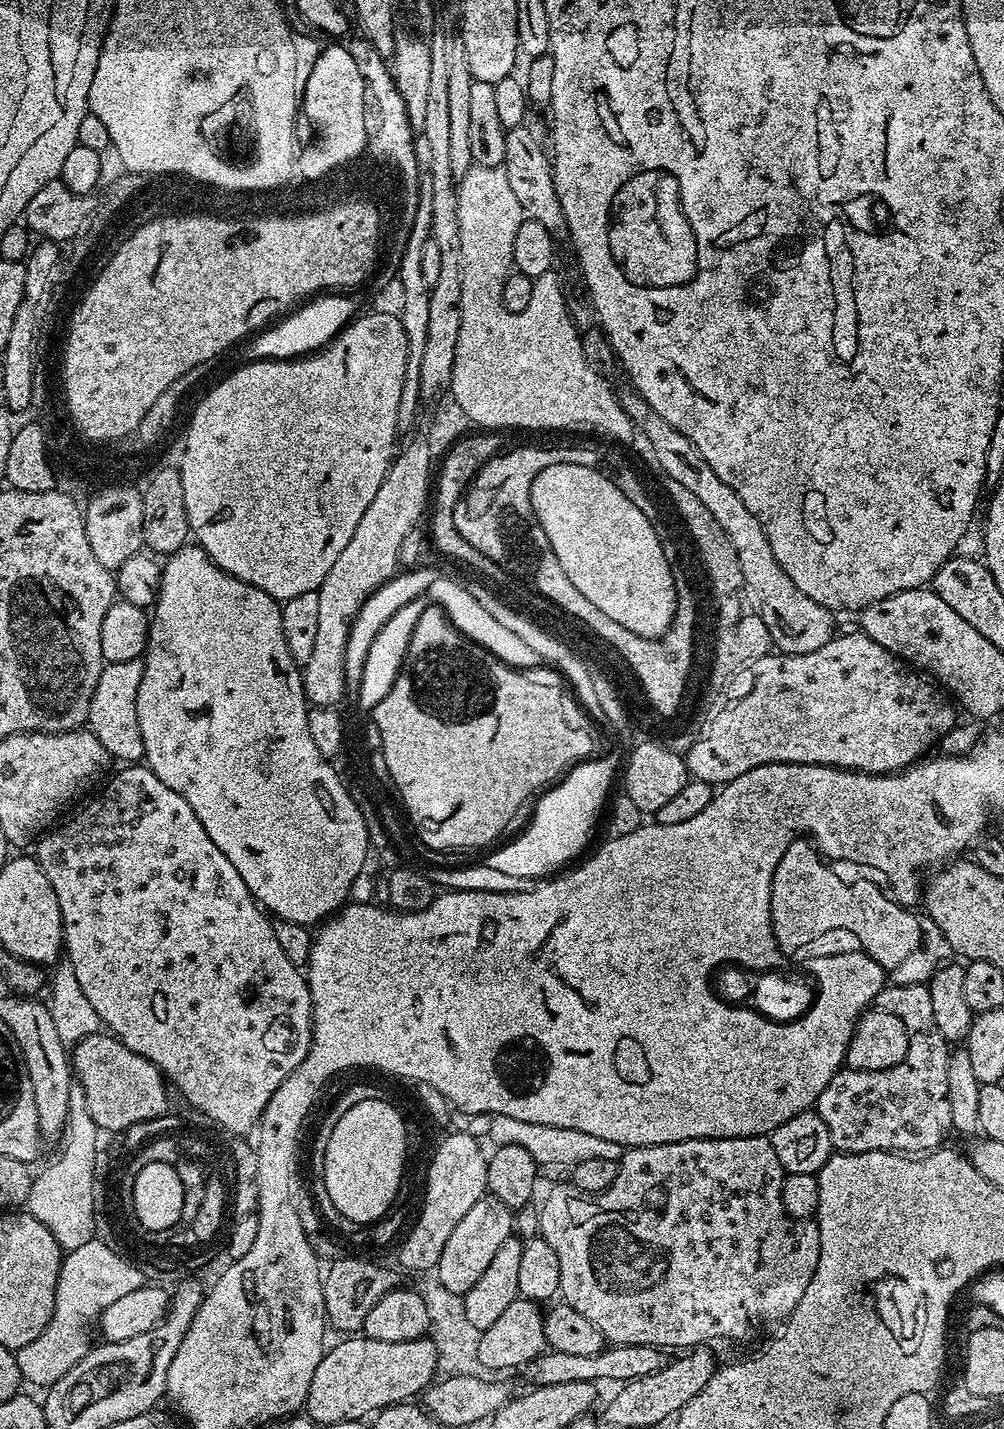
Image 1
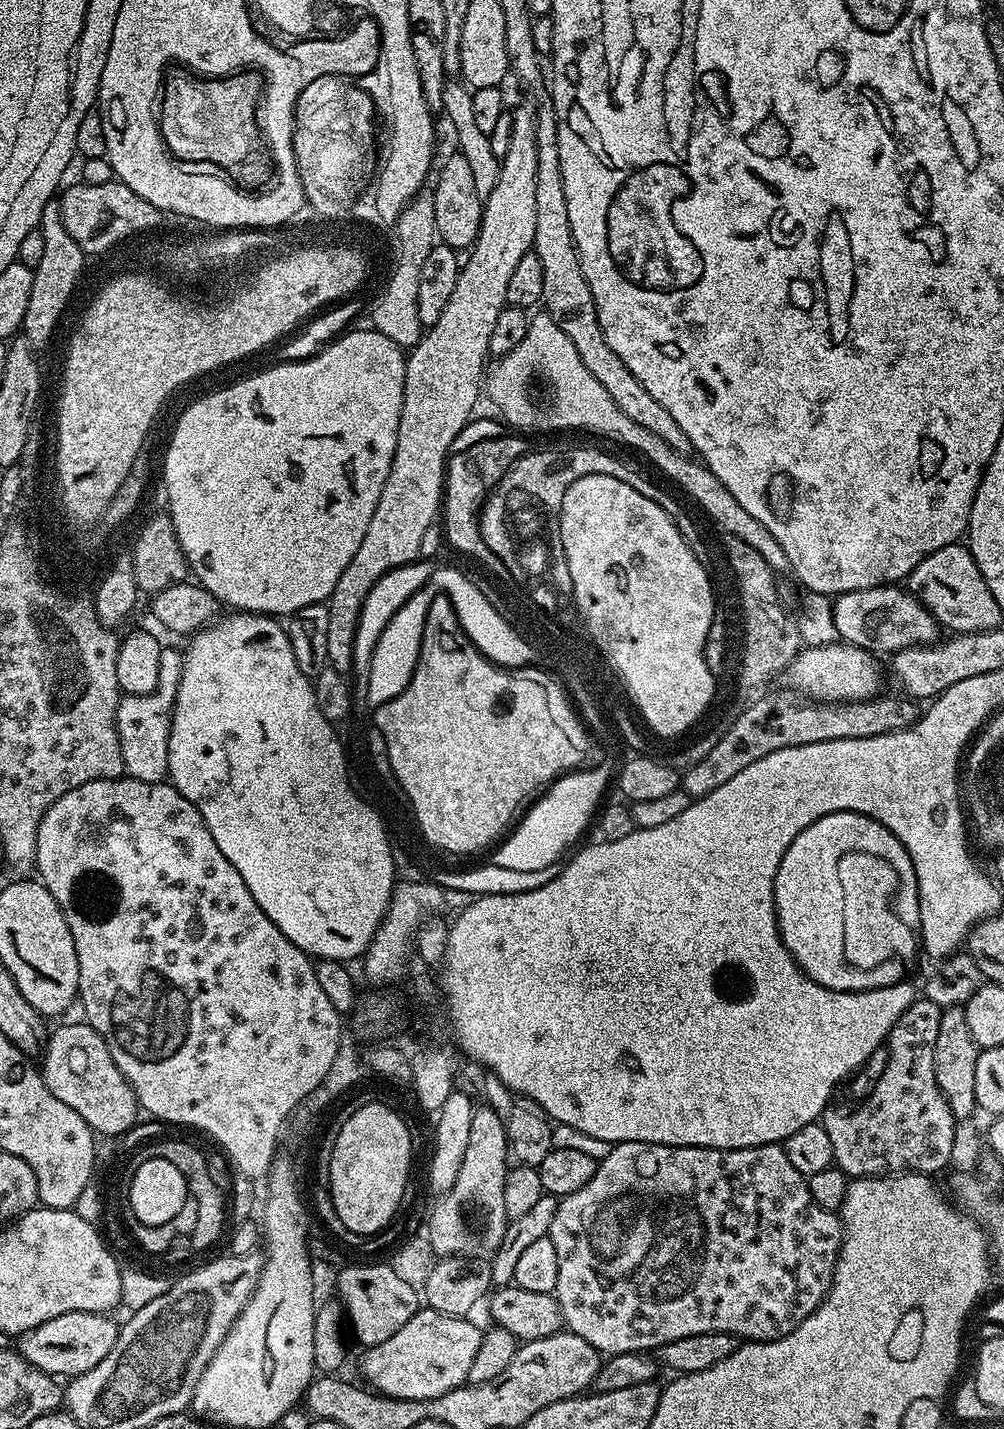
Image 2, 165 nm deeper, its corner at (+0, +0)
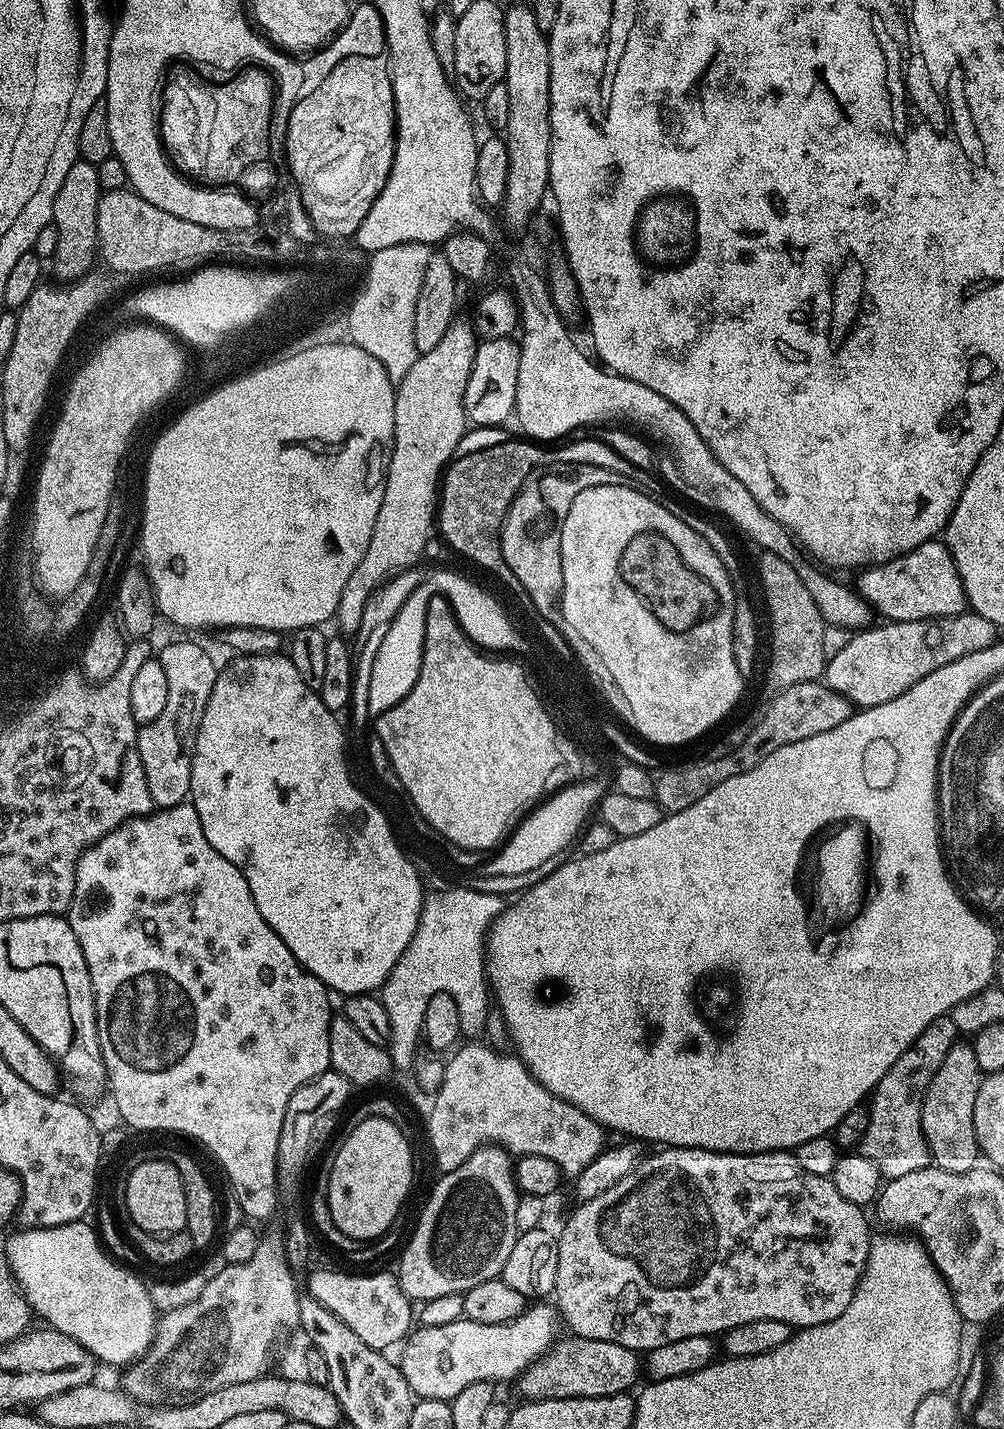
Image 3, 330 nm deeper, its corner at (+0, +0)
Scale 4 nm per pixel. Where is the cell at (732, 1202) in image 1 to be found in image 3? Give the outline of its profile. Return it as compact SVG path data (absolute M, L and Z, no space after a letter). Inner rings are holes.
M661 1147L645 1155L644 1159L622 1182L614 1182L610 1190L602 1190L598 1198L577 1203L568 1216L564 1229L558 1232L558 1278L554 1304L559 1315L568 1323L568 1332L582 1338L602 1342L618 1342L618 1346L633 1348L637 1354L647 1354L666 1342L695 1336L719 1337L734 1326L755 1322L761 1318L775 1318L786 1322L793 1330L813 1328L838 1318L850 1306L856 1288L864 1277L868 1255L872 1249L874 1232L868 1229L865 1209L854 1202L846 1202L838 1194L834 1182L827 1176L809 1174L798 1166L791 1151L782 1152L711 1152L705 1148Z

